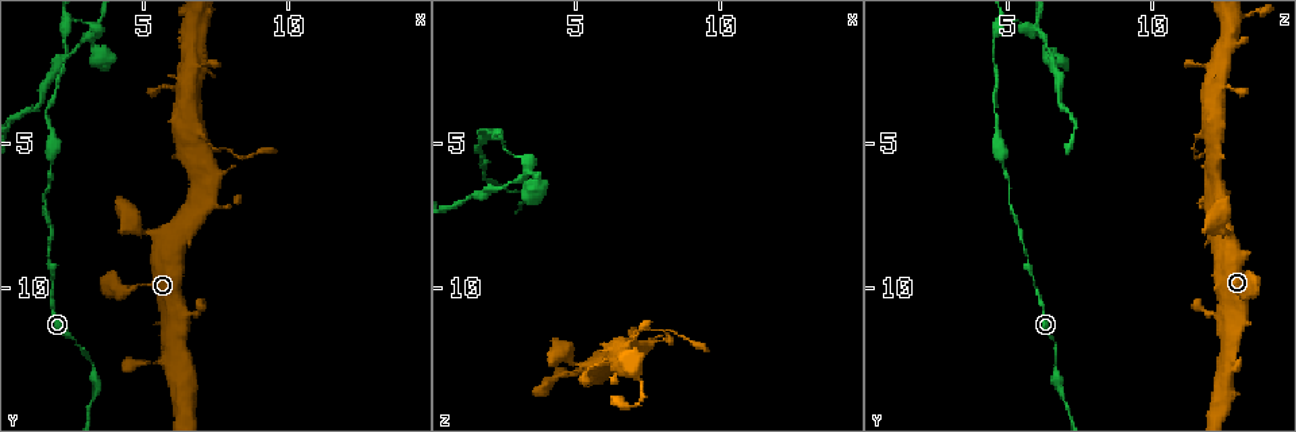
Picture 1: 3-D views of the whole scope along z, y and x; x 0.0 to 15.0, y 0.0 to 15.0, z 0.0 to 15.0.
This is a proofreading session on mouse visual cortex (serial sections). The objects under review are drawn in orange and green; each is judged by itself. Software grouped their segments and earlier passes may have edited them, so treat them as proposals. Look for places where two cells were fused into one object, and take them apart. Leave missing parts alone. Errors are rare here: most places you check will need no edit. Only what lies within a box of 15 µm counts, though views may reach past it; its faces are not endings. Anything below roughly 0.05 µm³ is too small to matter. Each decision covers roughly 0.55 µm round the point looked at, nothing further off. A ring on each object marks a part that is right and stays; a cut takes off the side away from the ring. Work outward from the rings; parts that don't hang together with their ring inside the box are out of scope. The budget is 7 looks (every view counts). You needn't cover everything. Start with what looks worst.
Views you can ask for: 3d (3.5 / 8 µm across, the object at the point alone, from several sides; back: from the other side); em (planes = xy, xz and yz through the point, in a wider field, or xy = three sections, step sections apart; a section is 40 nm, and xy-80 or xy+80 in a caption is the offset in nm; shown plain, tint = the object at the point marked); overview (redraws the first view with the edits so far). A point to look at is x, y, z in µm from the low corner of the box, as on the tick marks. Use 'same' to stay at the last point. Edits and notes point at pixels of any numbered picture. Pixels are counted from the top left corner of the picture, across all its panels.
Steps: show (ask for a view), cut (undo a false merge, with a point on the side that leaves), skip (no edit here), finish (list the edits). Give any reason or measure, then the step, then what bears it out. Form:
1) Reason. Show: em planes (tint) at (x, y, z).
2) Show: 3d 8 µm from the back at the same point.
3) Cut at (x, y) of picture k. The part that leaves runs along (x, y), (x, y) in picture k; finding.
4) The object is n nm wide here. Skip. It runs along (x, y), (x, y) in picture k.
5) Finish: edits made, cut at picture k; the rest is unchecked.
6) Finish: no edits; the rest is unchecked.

Show: 3d 3.5 µm at (3.0, 1.2, 6.3).

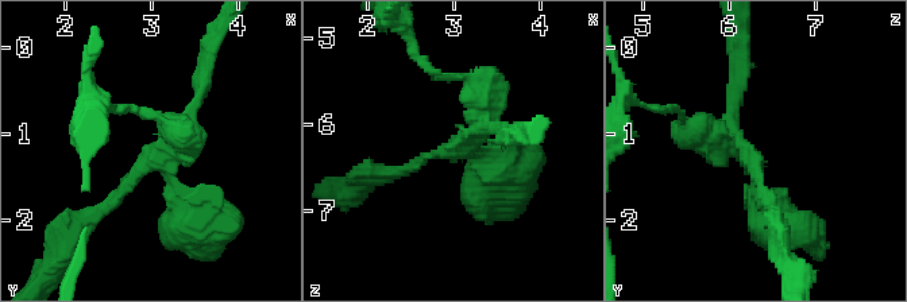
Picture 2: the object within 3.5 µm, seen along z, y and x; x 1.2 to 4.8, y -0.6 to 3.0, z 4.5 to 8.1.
4 arms meet here; the arms are 150, 150, 300, 400 nm wide. Show: em xy step 5 (tint) at (3.05, 1.20, 6.20).

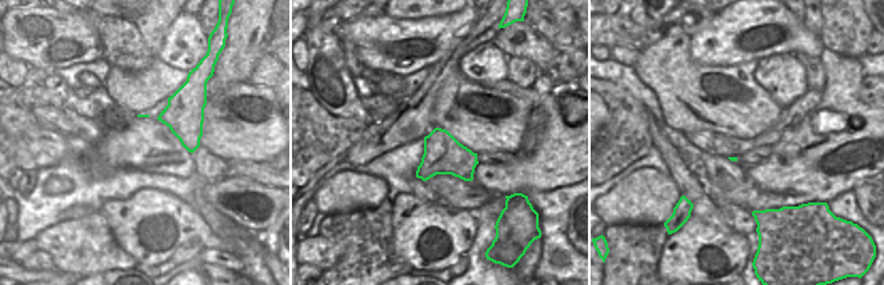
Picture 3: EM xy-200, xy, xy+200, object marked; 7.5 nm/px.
The object is 300 nm wide here. Cut at (516, 146) of picture 2. The part that leaves runs along (478, 127), (474, 185) in picture 2; a second cell is stuck on.

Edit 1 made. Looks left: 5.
Thin arm on a thick one. Show: 3d 3.5 µm at (6.9, 4.6, 12.1).

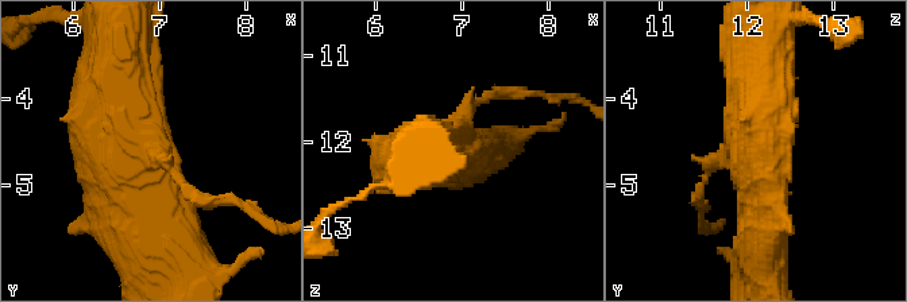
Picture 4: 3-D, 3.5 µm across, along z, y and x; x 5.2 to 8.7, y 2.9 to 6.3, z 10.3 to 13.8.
Show: em xy step 3 (tint) at the same point.

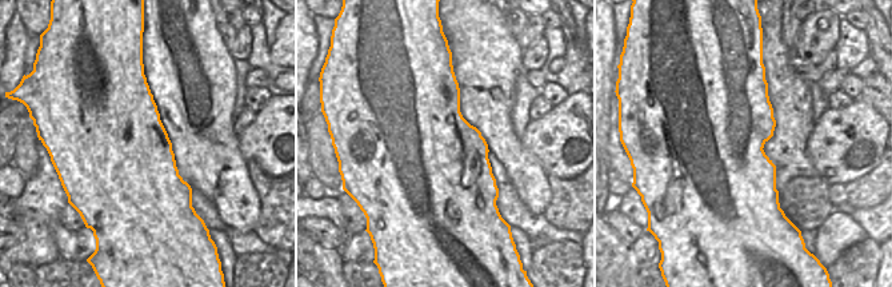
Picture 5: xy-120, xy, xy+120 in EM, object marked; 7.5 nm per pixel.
Skip. It runs along (154, 264), (116, 91) in picture 4; one cell here.

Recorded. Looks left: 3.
Thin neck. Show: 3d 3.5 µm at (3.1, 12.5, 6.7).

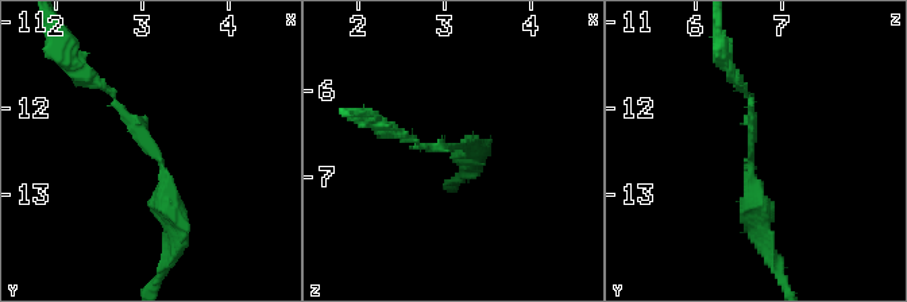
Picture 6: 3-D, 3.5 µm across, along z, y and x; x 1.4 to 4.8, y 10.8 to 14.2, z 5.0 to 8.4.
Skip. It runs along (96, 81), (162, 163), (176, 229) in picture 6; one cell here.

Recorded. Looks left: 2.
Finish: edits made, cut at picture 2; the rest is unchecked.

